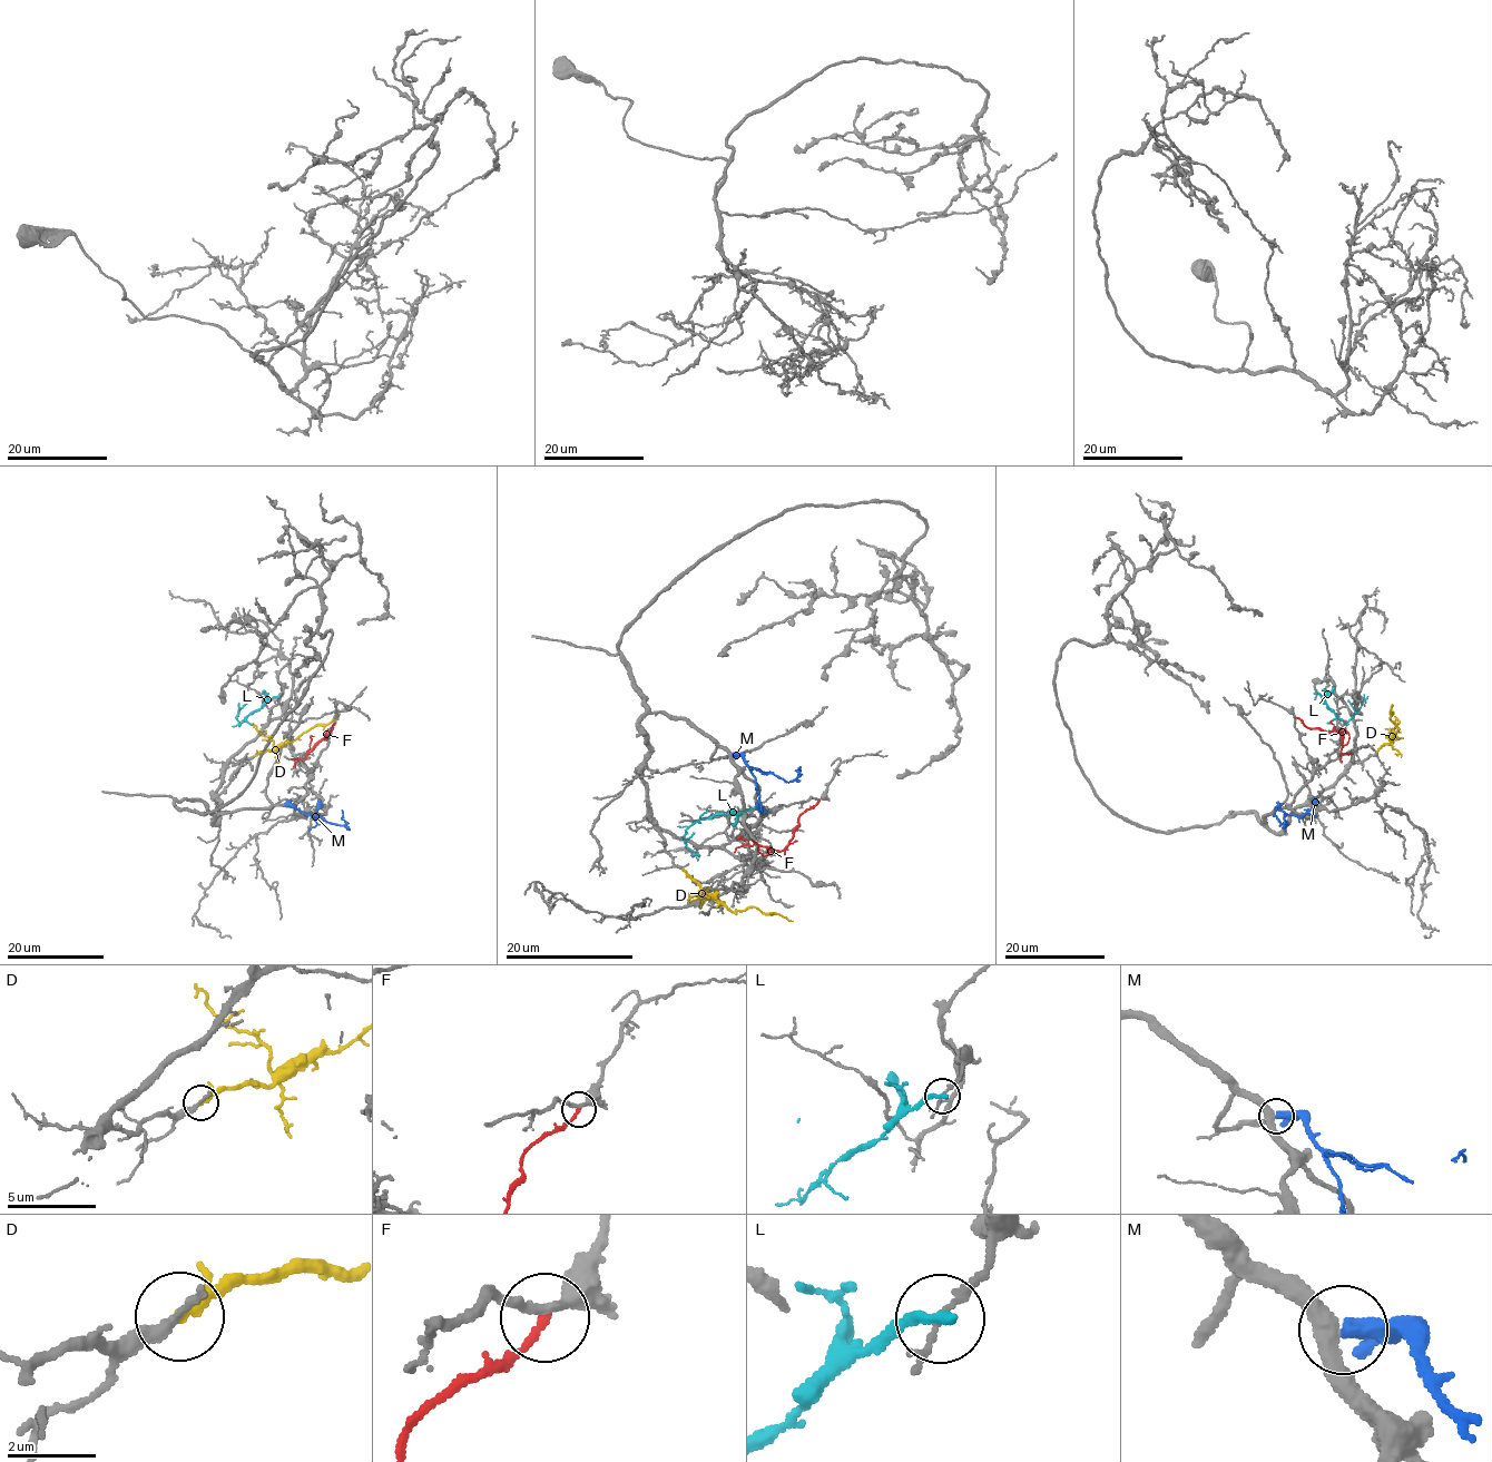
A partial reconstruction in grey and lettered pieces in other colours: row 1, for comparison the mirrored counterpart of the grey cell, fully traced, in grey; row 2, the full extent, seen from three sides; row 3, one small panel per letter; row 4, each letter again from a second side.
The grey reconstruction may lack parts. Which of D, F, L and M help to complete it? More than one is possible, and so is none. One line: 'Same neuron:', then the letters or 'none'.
Same neuron: D

